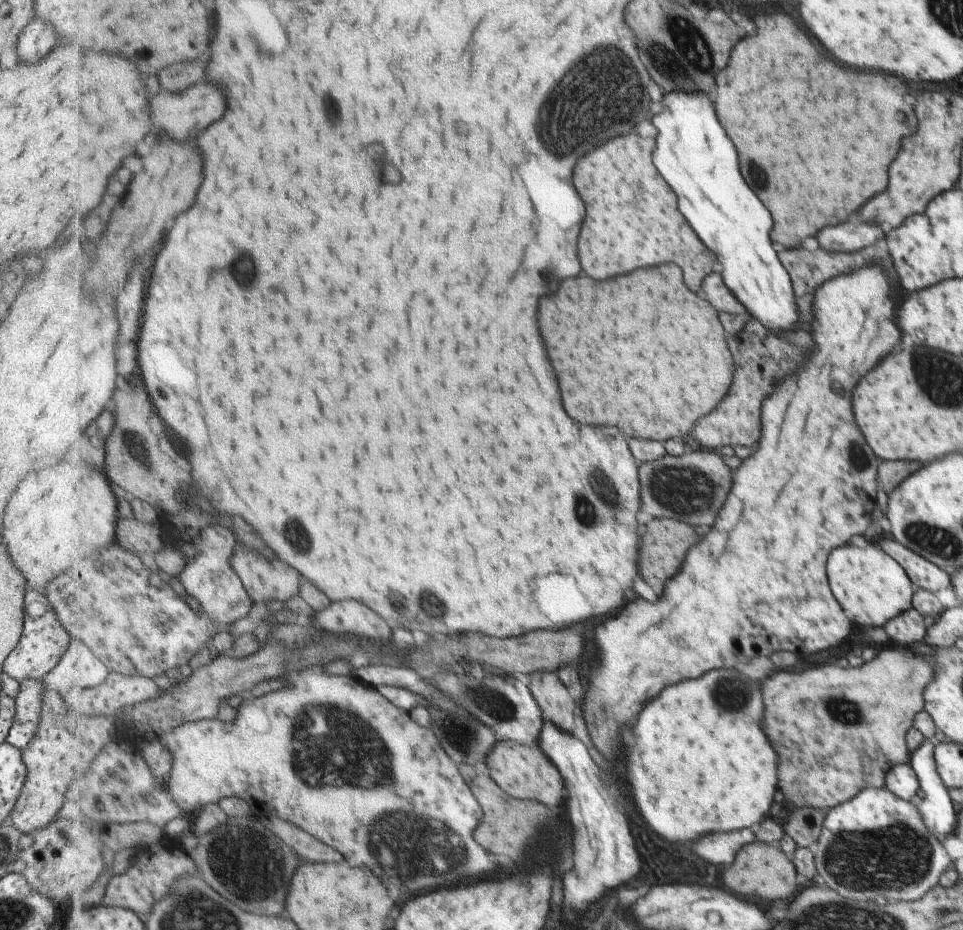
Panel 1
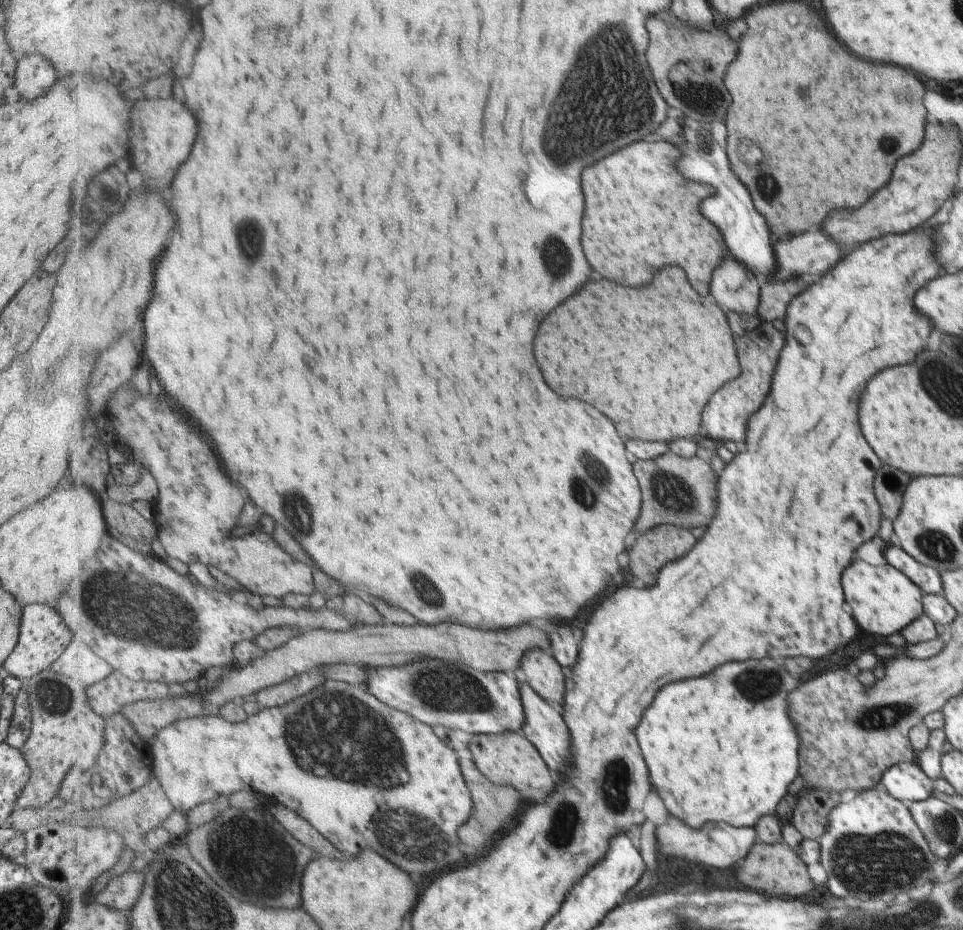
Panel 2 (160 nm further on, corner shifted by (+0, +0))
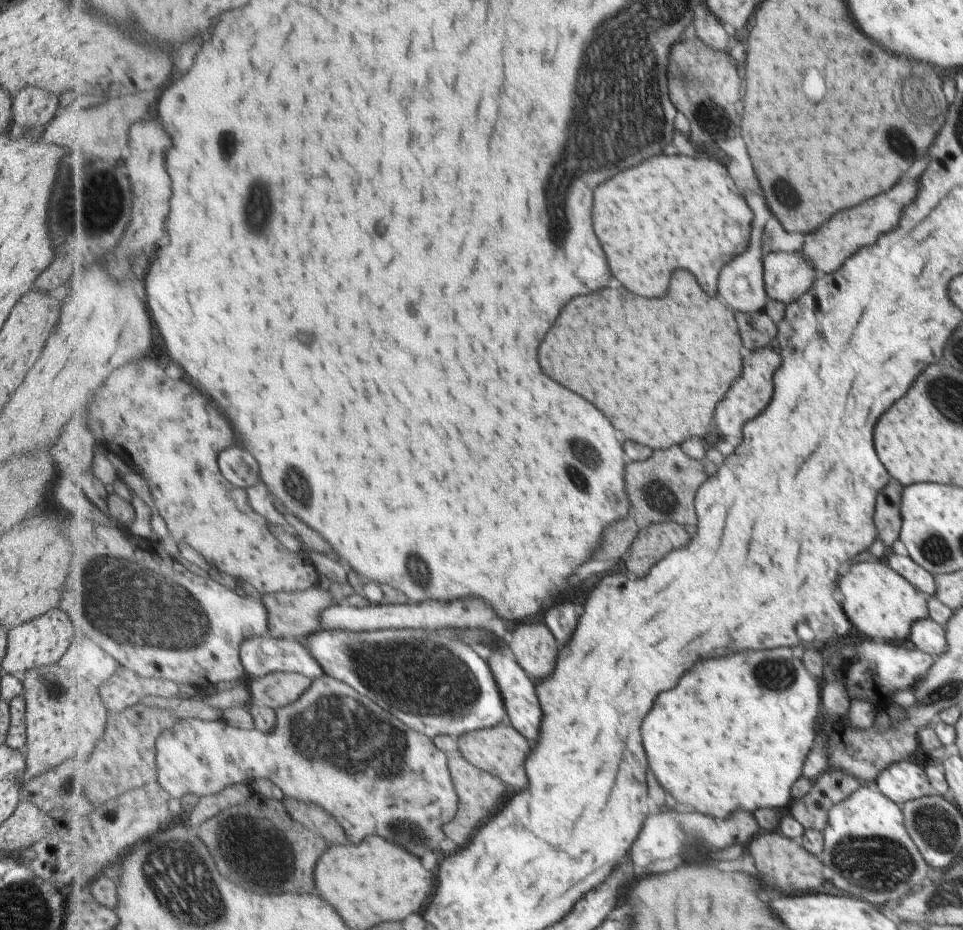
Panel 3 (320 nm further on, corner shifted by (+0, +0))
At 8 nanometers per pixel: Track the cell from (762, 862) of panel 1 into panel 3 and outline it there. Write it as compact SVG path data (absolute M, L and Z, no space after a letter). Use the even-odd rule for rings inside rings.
M778 830L759 832L757 838L751 842L749 852L753 856L755 868L761 874L771 876L779 890L783 890L785 894L811 893L821 884L821 876L817 876L817 870L821 870L821 862L814 854L806 851L799 841L787 838Z

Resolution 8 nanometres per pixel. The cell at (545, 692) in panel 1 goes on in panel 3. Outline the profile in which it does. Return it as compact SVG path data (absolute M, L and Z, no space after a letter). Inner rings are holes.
M545 622L521 623L509 636L510 654L535 682L547 678L559 656L559 644Z

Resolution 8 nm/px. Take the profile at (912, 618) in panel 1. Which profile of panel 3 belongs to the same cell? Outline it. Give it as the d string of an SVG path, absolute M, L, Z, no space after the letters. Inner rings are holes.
M929 618L913 624L909 640L917 650L922 650L925 654L934 654L935 657L942 655L947 648L944 627Z

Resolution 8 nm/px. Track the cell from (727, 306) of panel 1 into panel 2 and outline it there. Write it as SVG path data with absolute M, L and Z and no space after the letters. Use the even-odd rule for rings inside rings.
M733 256L713 274L711 294L722 308L740 315L756 315L761 282Z

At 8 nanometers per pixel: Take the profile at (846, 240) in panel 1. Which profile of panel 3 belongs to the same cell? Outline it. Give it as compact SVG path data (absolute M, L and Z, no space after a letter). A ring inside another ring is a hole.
M776 251L763 256L762 279L767 300L787 304L796 301L811 286L815 271L798 253Z

